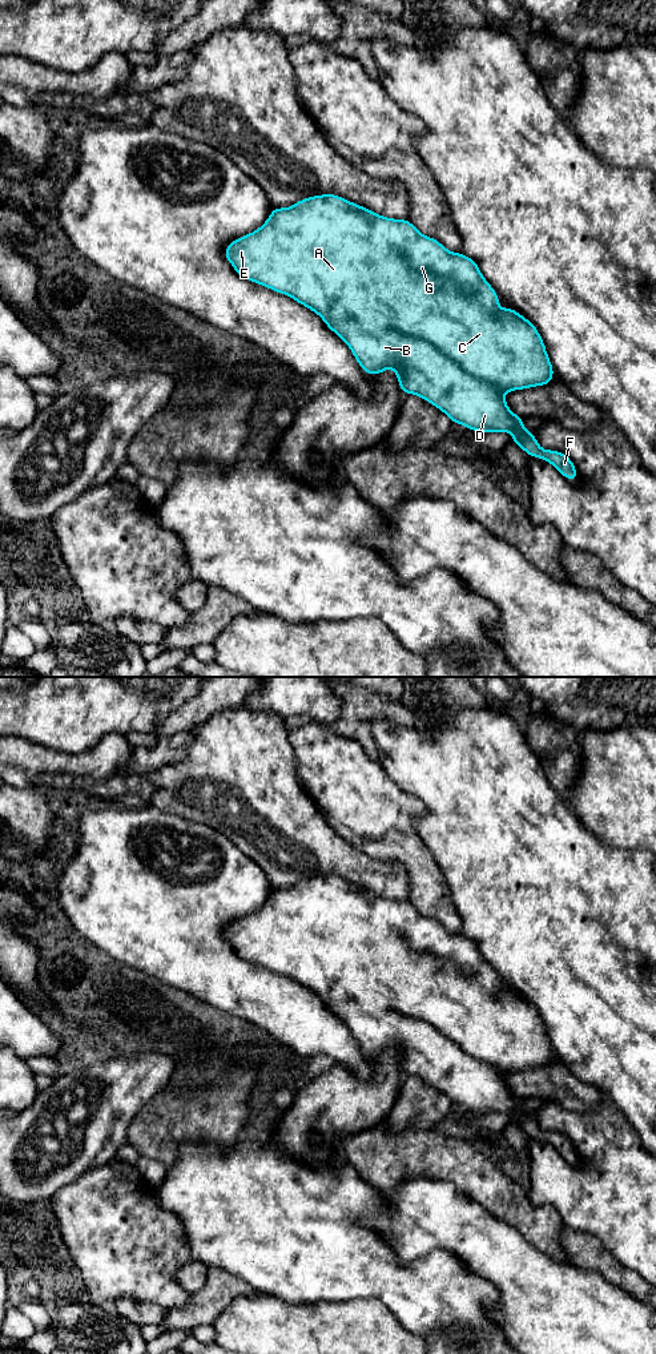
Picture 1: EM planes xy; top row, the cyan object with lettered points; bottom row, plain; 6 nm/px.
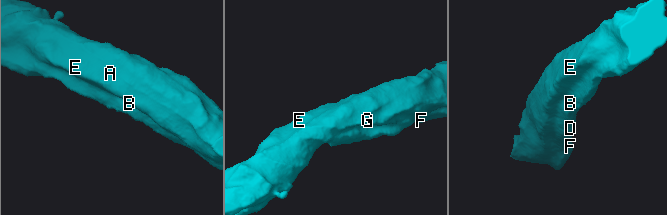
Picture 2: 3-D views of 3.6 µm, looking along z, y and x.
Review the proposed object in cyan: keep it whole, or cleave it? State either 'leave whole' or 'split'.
leave whole

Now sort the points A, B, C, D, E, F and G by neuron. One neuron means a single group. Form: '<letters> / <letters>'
A B C D E F G

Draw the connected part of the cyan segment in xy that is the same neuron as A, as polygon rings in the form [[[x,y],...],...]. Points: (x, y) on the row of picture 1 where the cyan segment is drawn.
[[[337,194],[307,197],[286,209],[274,206],[269,218],[259,229],[232,241],[225,249],[224,255],[232,263],[236,273],[242,278],[262,285],[279,294],[285,294],[318,314],[326,326],[349,346],[365,372],[374,376],[387,368],[393,368],[397,372],[402,394],[420,396],[444,412],[452,423],[462,424],[475,432],[511,432],[514,435],[511,443],[522,447],[528,456],[539,458],[551,463],[567,480],[580,479],[574,462],[560,451],[542,450],[532,431],[527,431],[523,427],[523,418],[515,415],[506,403],[504,394],[507,391],[550,384],[554,379],[554,367],[538,329],[532,322],[514,309],[500,309],[498,306],[498,293],[482,275],[478,263],[472,258],[466,257],[463,253],[448,251],[435,238],[419,233],[409,219],[393,219],[378,215],[373,210],[367,210],[366,207]]]

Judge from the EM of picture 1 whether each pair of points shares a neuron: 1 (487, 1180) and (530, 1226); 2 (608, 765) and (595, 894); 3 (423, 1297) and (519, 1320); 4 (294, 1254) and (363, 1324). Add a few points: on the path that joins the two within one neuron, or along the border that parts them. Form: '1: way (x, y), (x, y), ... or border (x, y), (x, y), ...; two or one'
1: way (498, 1192), (520, 1215); one
2: border (578, 818), (604, 843), (616, 849), (630, 850); two
3: border (490, 1281), (499, 1293), (491, 1320), (502, 1334); two
4: border (373, 1297), (312, 1305); two

